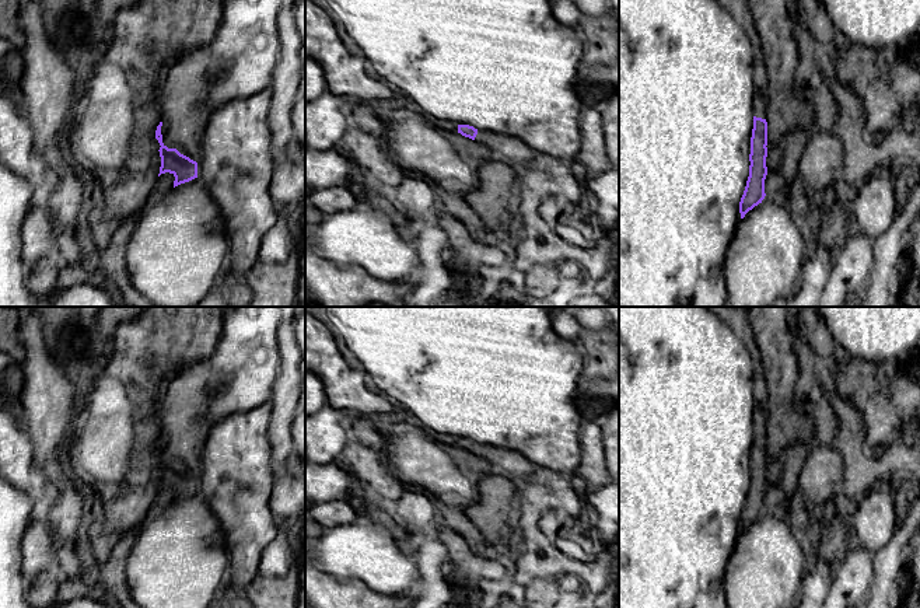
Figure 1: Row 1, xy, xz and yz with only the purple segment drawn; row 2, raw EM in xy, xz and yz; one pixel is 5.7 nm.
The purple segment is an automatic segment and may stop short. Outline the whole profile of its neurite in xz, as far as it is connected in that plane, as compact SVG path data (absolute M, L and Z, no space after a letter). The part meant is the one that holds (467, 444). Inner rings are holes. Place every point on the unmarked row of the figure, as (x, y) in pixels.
M458 438L458 447L486 460L497 472L511 476L517 482L529 476L538 468L524 455L499 445L478 444L469 438Z

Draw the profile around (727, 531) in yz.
M619 307L619 608L727 608L724 579L749 490L755 405L749 352L707 307Z

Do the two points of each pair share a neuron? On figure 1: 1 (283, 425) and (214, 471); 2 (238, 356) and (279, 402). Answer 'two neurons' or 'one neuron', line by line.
1: two neurons
2: two neurons

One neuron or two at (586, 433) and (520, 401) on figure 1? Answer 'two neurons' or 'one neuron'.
two neurons

